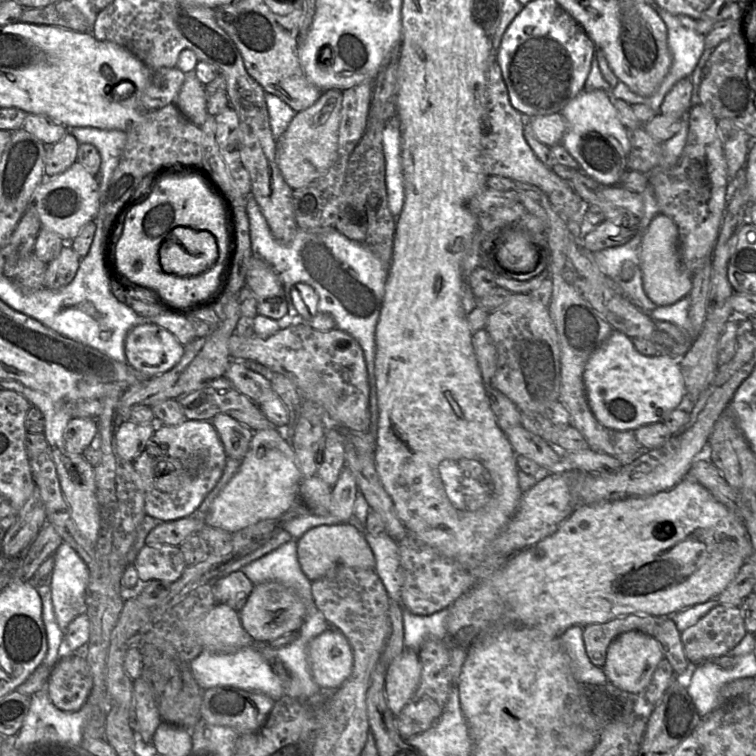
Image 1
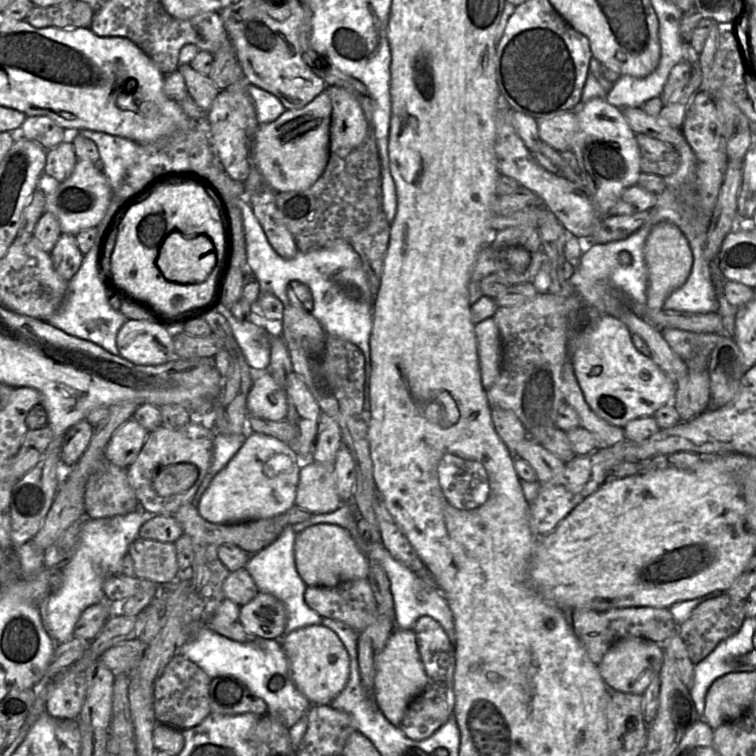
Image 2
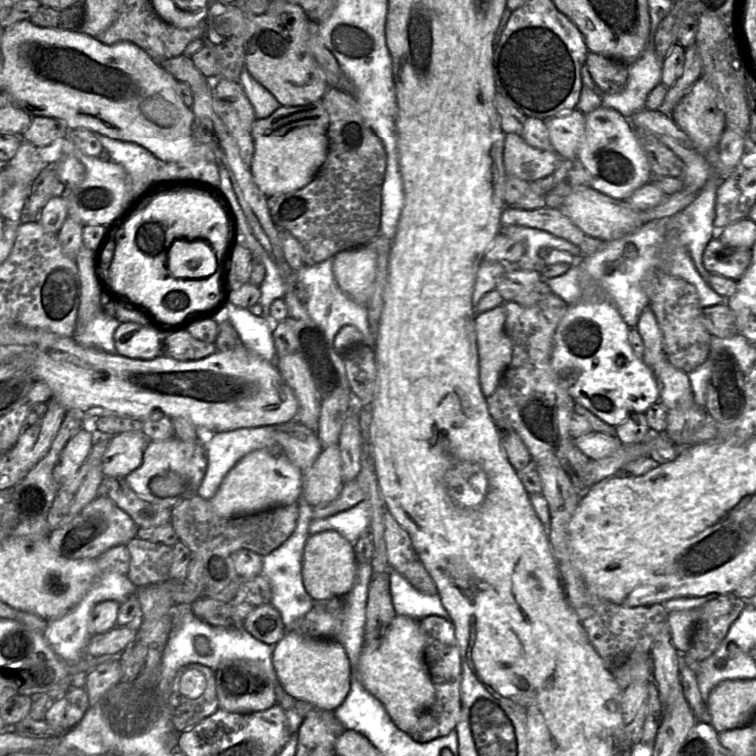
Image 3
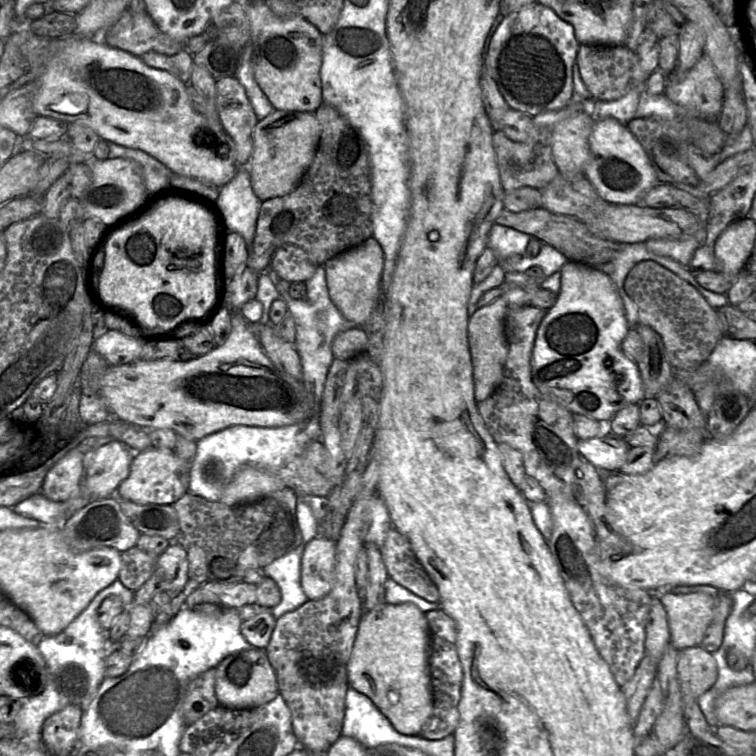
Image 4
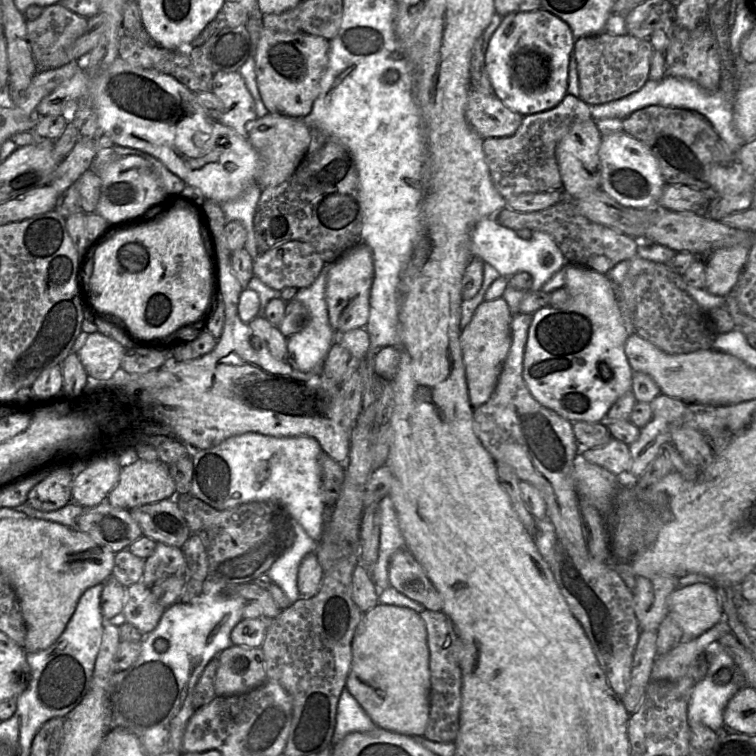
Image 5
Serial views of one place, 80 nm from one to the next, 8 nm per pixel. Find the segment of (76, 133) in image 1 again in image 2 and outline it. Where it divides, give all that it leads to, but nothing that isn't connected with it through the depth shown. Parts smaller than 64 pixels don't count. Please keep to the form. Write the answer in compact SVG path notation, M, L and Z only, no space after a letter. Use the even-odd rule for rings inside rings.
M80 130L78 132L95 142L100 154L100 159L95 164L106 176L112 190L117 188L128 169L137 162L140 144L104 132L93 130Z

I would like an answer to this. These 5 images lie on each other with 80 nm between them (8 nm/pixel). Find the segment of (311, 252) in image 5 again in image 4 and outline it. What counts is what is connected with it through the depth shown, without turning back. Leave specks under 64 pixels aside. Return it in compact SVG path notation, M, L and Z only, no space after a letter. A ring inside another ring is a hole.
M294 244L279 247L269 266L278 277L291 283L308 281L315 274L317 267L306 252Z

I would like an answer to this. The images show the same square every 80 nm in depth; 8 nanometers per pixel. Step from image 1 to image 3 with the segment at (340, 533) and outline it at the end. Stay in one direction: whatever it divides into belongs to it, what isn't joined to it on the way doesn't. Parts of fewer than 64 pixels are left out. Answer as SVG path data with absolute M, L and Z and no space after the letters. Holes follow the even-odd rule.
M328 530L312 534L307 539L302 558L302 581L314 602L346 595L355 583L357 570L354 543L338 532Z

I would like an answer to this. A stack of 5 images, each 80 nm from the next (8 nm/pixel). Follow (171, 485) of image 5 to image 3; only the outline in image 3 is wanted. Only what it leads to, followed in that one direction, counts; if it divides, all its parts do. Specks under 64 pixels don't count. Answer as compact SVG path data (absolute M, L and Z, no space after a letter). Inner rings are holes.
M175 437L164 441L147 441L140 466L125 477L126 484L142 500L172 509L179 503L197 495L207 469L207 455L204 442L184 442ZM174 471L185 475L189 484L183 492L171 497L159 497L150 490L150 482L155 476Z

